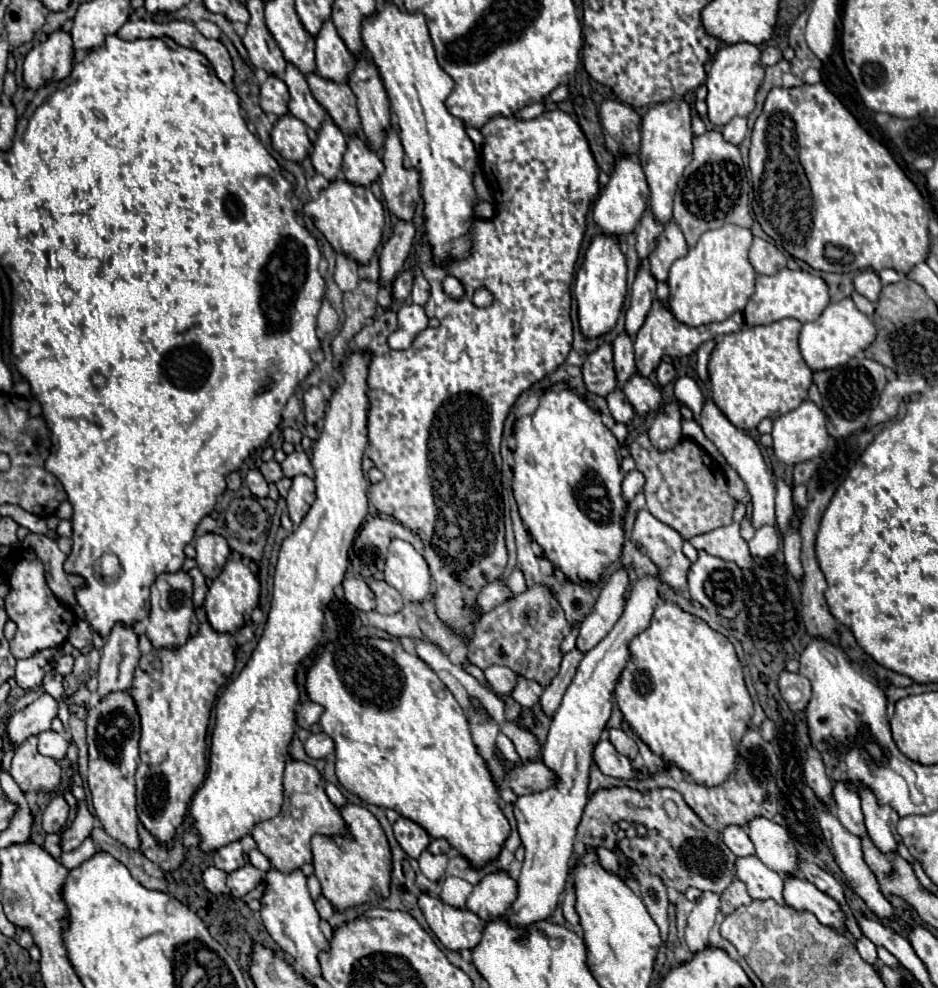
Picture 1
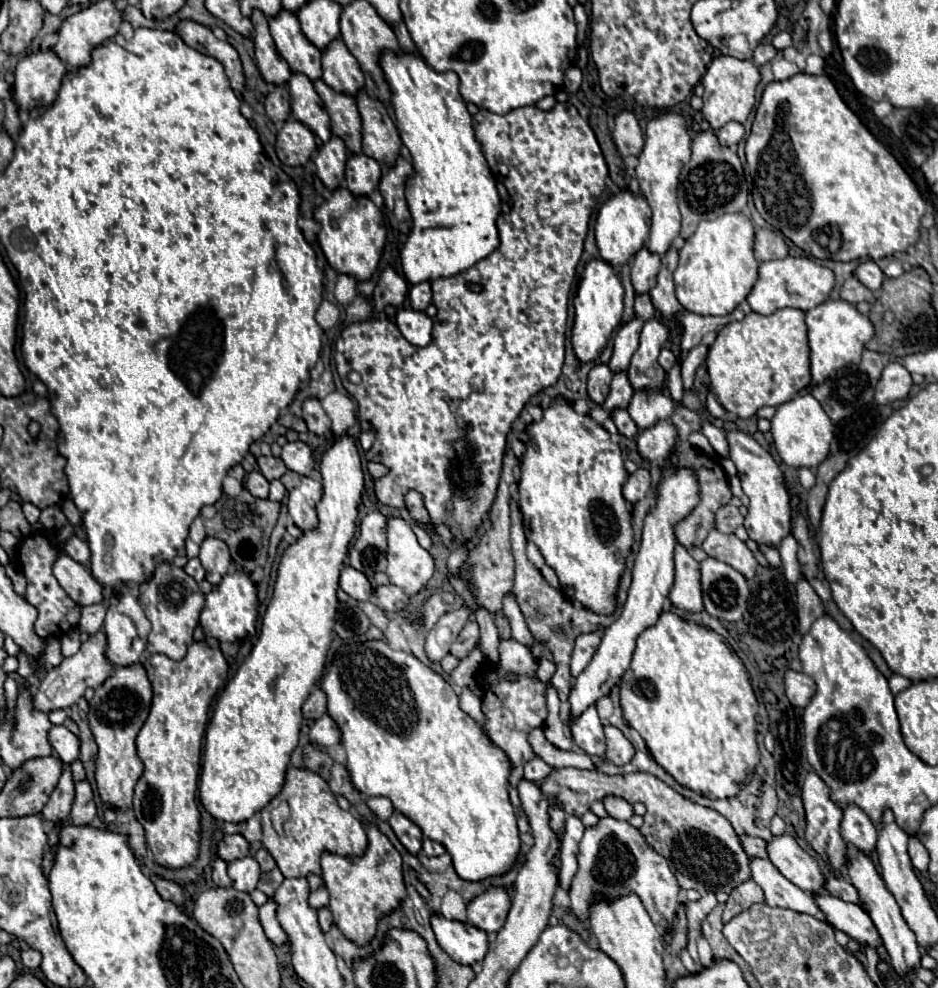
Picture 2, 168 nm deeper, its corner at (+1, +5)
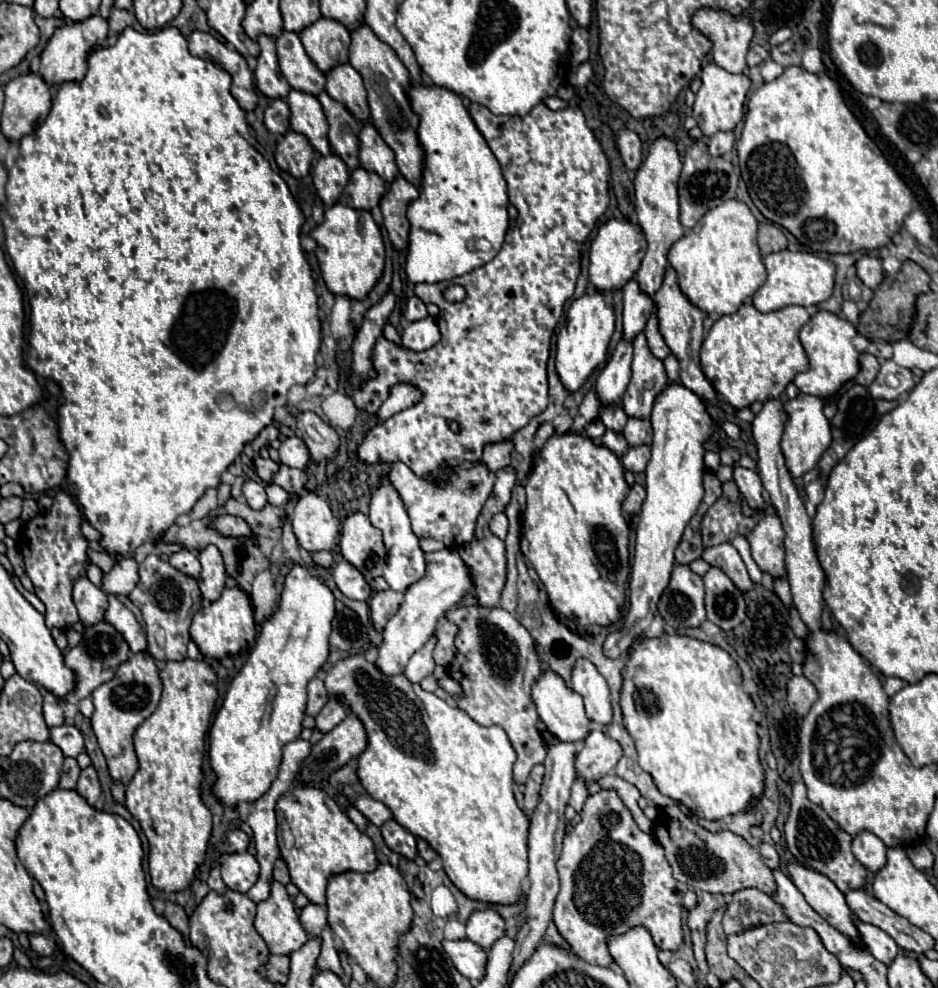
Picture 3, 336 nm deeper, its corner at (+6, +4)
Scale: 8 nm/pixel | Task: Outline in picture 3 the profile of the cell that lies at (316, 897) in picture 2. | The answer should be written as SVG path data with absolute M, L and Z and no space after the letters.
M308 904L304 910L300 910L300 922L310 936L320 936L326 926L326 906Z

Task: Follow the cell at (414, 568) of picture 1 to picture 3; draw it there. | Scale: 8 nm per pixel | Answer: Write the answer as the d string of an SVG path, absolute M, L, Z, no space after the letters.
M388 474L380 476L380 486L372 494L372 500L370 500L370 522L378 530L382 530L382 534L384 534L384 544L386 544L386 550L388 550L386 568L384 568L386 582L390 584L392 590L406 592L406 588L410 584L414 584L414 580L420 580L424 576L426 562L424 562L424 552L420 550L418 538L414 536L414 532L410 528L410 518L408 518L408 512L404 508L404 502L402 502L400 494L396 492L396 488L392 486Z

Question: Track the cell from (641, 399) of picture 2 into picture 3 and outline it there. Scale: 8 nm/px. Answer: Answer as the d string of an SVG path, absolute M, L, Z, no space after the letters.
M628 418L628 424L624 428L624 438L628 446L640 446L640 444L652 444L652 428L650 420L638 420L638 418Z

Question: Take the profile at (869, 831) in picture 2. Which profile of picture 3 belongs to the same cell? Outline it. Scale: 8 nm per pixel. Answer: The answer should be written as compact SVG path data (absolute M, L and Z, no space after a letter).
M862 832L862 834L854 836L852 852L854 852L856 860L874 874L886 866L886 850L888 848L884 846L884 842L870 832Z

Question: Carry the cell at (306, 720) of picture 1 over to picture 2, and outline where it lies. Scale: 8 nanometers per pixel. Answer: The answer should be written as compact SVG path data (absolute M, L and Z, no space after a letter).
M315 687L313 693L309 695L309 699L303 705L303 717L305 719L319 719L319 717L325 715L325 711L327 711L325 693L319 687Z

